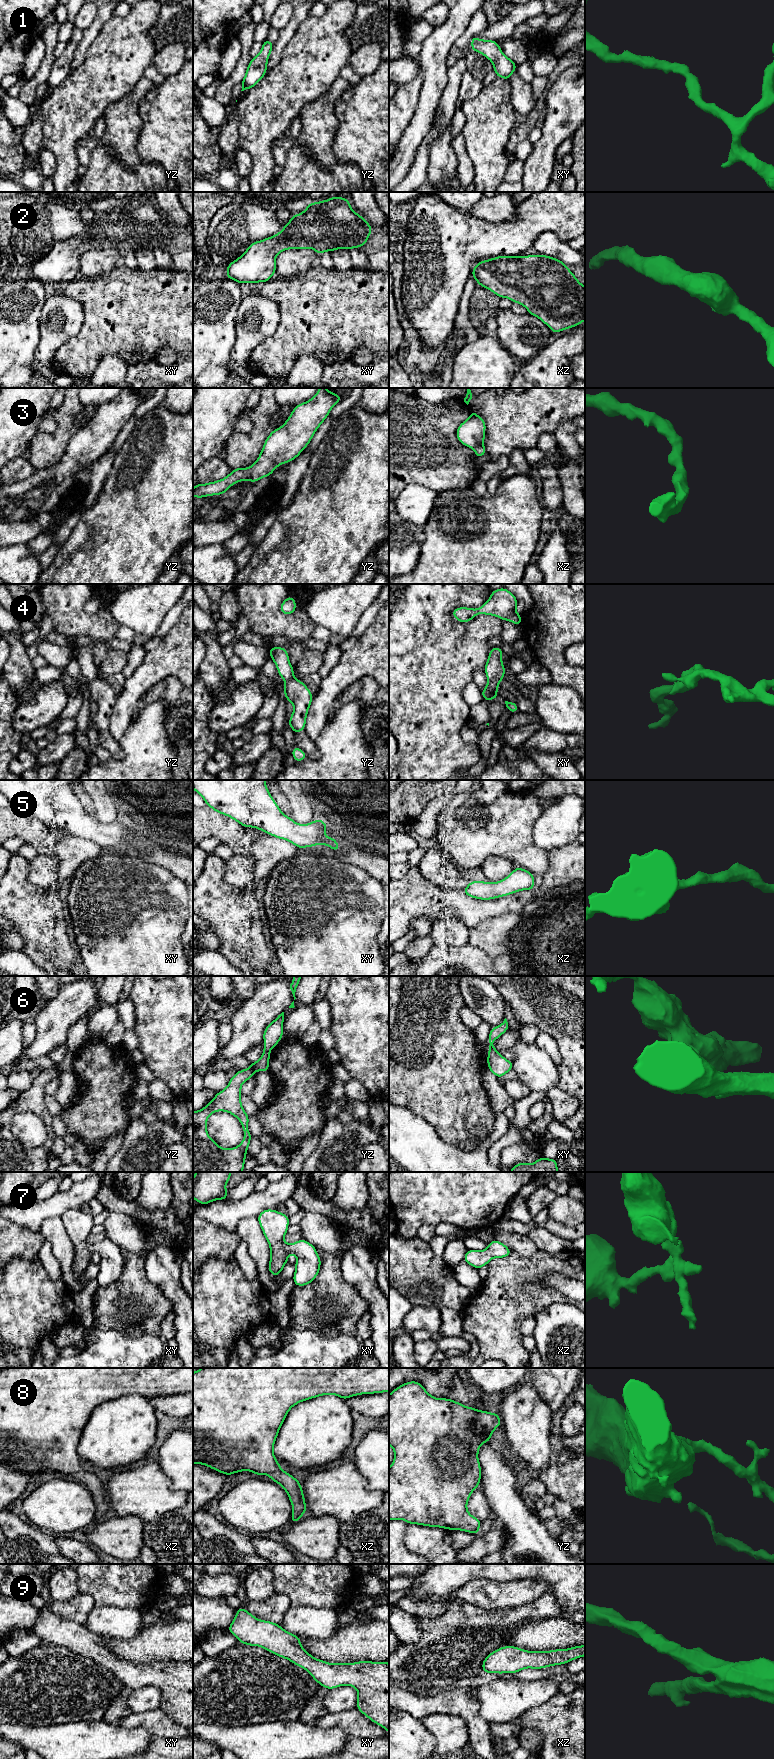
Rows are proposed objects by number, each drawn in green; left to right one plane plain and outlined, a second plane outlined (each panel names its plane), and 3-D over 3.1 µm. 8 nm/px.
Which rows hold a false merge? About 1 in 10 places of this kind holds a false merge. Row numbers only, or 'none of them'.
none of them

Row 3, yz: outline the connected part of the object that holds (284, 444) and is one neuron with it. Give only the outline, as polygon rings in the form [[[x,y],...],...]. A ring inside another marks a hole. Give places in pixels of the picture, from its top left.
[[[319,388],[309,401],[296,405],[286,422],[269,434],[254,464],[248,468],[234,468],[221,480],[197,483],[193,488],[193,497],[223,495],[239,481],[249,479],[255,483],[262,477],[269,477],[279,465],[289,463],[300,455],[341,399],[342,395]]]

